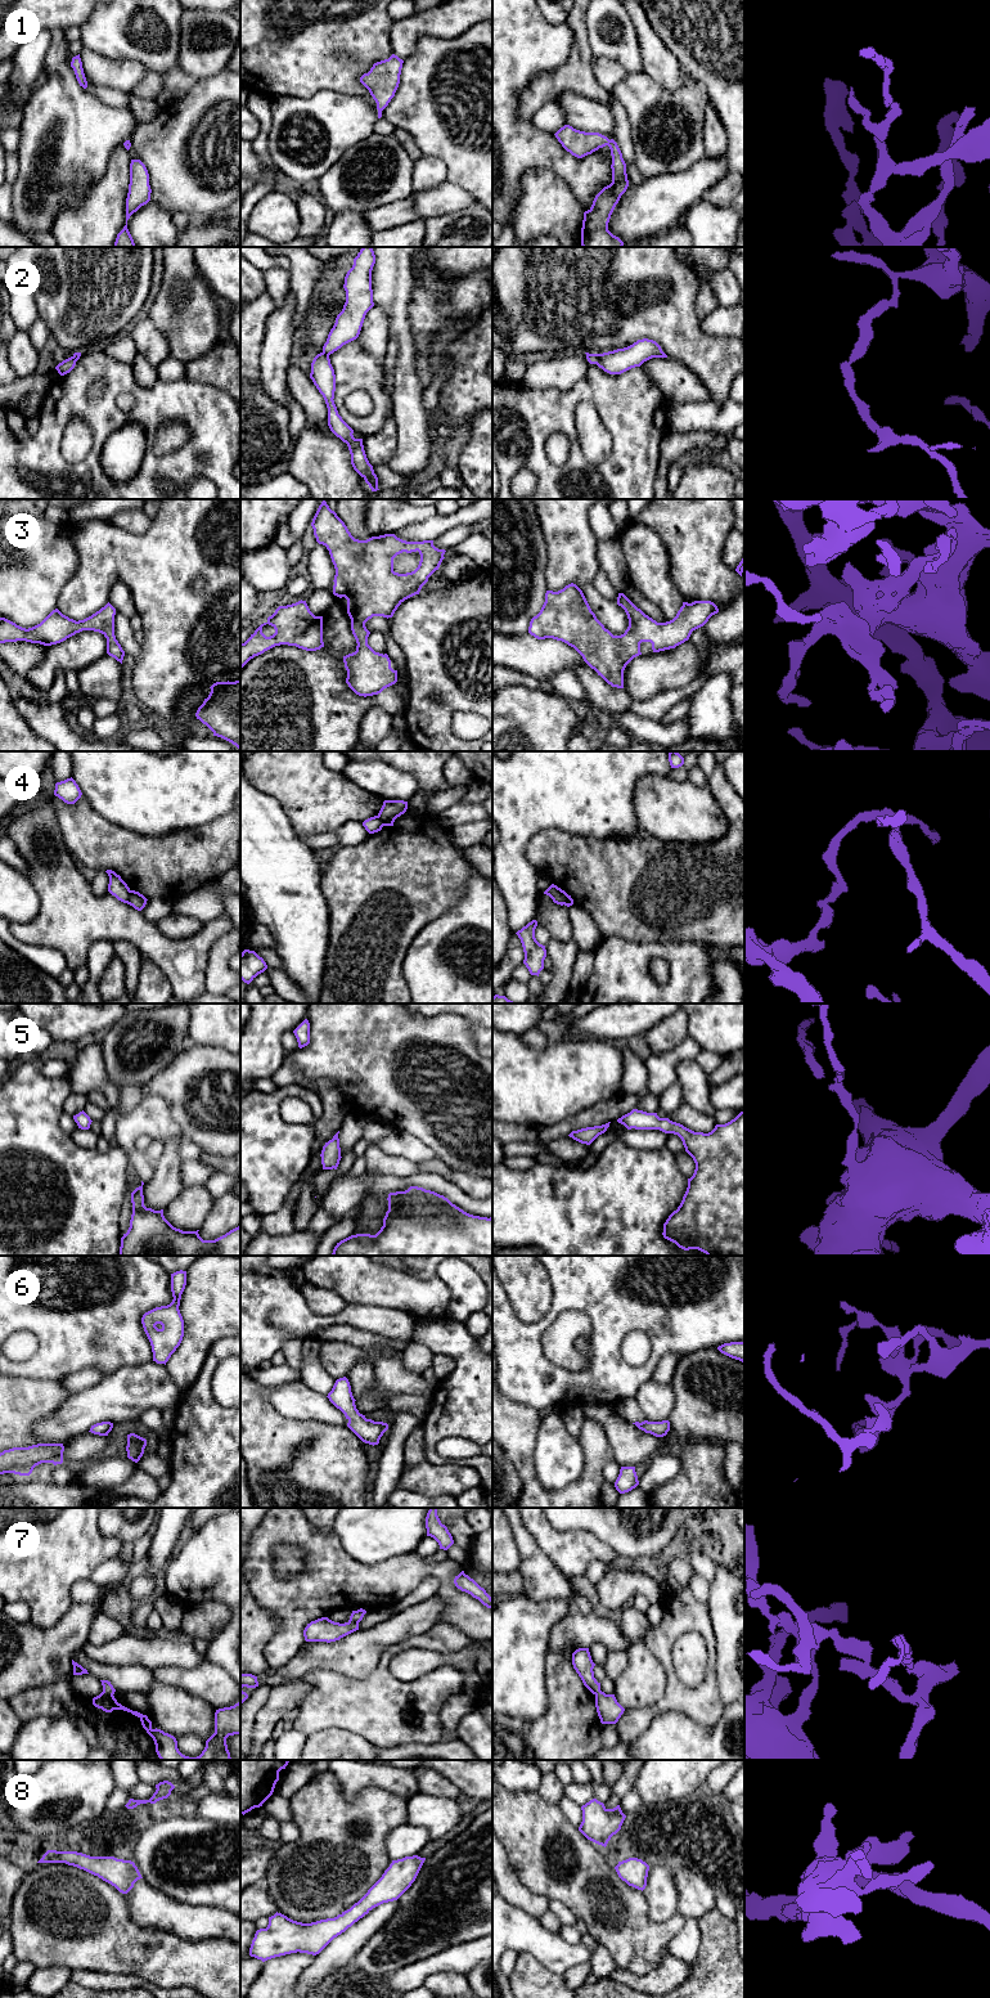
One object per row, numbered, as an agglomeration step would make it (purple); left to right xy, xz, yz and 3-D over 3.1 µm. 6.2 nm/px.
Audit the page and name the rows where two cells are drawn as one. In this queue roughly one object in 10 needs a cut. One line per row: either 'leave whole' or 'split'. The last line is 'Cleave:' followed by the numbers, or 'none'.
1: leave whole
2: split
3: leave whole
4: split
5: leave whole
6: leave whole
7: leave whole
8: leave whole
Cleave: 2, 4

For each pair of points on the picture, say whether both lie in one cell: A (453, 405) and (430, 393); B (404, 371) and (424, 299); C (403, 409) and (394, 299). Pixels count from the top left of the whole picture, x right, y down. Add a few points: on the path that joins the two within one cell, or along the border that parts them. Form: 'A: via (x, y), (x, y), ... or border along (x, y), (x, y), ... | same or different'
A: border along (453, 371), (440, 390), (437, 411) | different
B: border along (408, 310), (412, 340), (415, 348), (417, 369) | different
C: via (405, 382), (405, 340), (399, 326) | same

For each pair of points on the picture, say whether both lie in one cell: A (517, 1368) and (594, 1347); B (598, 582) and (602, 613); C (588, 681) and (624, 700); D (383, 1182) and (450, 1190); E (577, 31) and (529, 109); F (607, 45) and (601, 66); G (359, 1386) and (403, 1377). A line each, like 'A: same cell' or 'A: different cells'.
A: same cell
B: different cells
C: same cell
D: same cell
E: same cell
F: different cells
G: different cells

